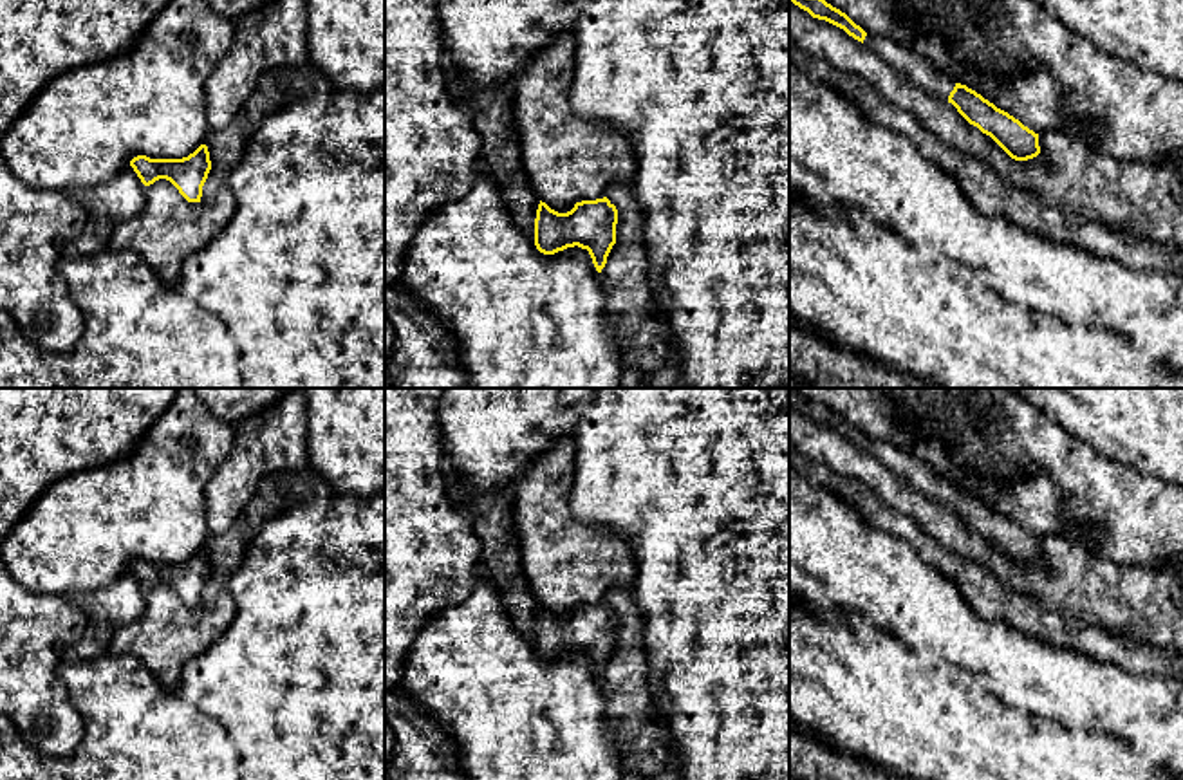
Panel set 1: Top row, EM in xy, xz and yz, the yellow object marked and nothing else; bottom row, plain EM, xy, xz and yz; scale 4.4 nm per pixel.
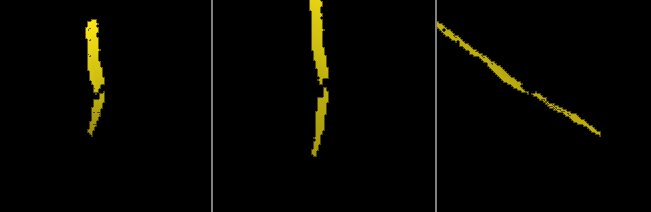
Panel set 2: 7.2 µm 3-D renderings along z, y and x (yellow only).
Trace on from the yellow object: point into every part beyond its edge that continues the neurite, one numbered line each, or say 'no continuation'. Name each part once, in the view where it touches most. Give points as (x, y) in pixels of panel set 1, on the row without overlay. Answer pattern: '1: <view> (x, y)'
1: yz (914, 472)

